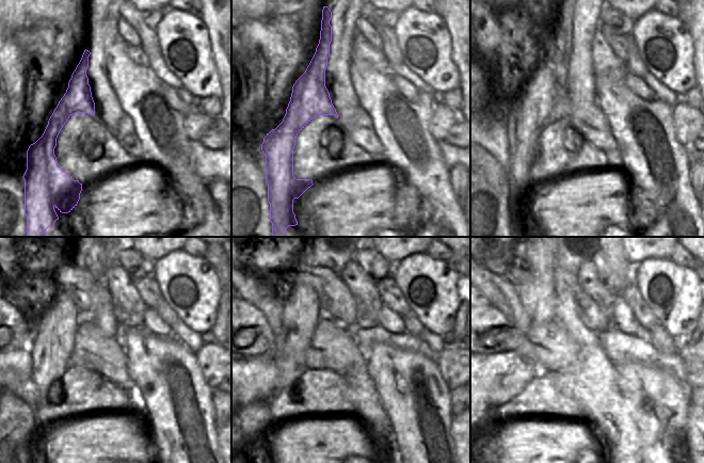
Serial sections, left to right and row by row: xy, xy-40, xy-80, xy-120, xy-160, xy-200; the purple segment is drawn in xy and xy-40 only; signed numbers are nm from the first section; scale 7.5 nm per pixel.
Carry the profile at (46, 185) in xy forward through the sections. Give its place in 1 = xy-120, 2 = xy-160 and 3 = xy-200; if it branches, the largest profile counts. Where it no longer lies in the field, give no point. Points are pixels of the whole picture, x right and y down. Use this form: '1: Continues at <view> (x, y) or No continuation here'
1: Continues at xy-120 (54, 332)
2: Continues at xy-160 (302, 309)
3: Continues at xy-200 (534, 283)

